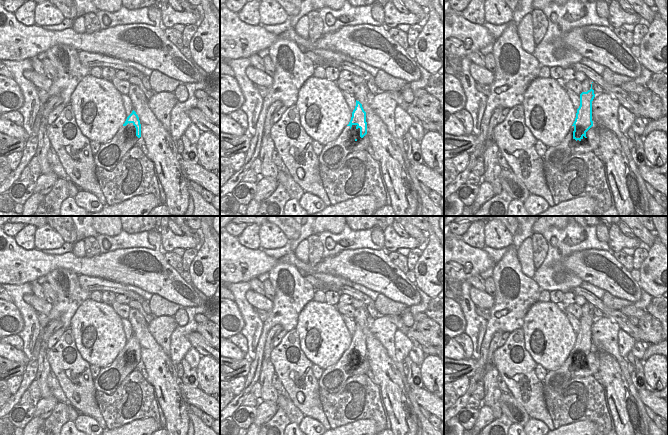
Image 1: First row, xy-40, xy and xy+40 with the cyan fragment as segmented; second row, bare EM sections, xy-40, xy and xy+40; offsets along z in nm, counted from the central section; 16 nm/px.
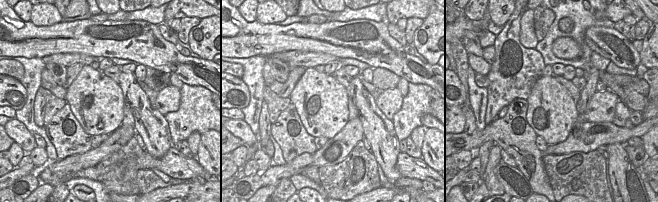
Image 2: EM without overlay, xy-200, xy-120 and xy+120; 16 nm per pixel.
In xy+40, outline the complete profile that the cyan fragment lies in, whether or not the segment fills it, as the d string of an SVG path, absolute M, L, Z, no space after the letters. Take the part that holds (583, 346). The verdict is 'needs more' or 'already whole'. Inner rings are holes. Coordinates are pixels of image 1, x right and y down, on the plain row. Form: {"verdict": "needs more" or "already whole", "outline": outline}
{"verdict": "needs more", "outline": "M591 308L590 314L580 318L580 330L577 333L576 342L569 357L559 369L547 372L543 381L545 386L554 391L560 391L572 378L573 370L571 366L587 362L586 356L593 350L592 325L594 321L595 318Z"}

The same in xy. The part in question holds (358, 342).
{"verdict": "needs more", "outline": "M356 324L356 330L349 348L335 365L324 369L321 378L318 380L319 387L329 393L337 393L351 376L350 370L354 368L354 364L360 365L366 358L366 336L362 328Z"}

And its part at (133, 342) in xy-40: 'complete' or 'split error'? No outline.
split error

